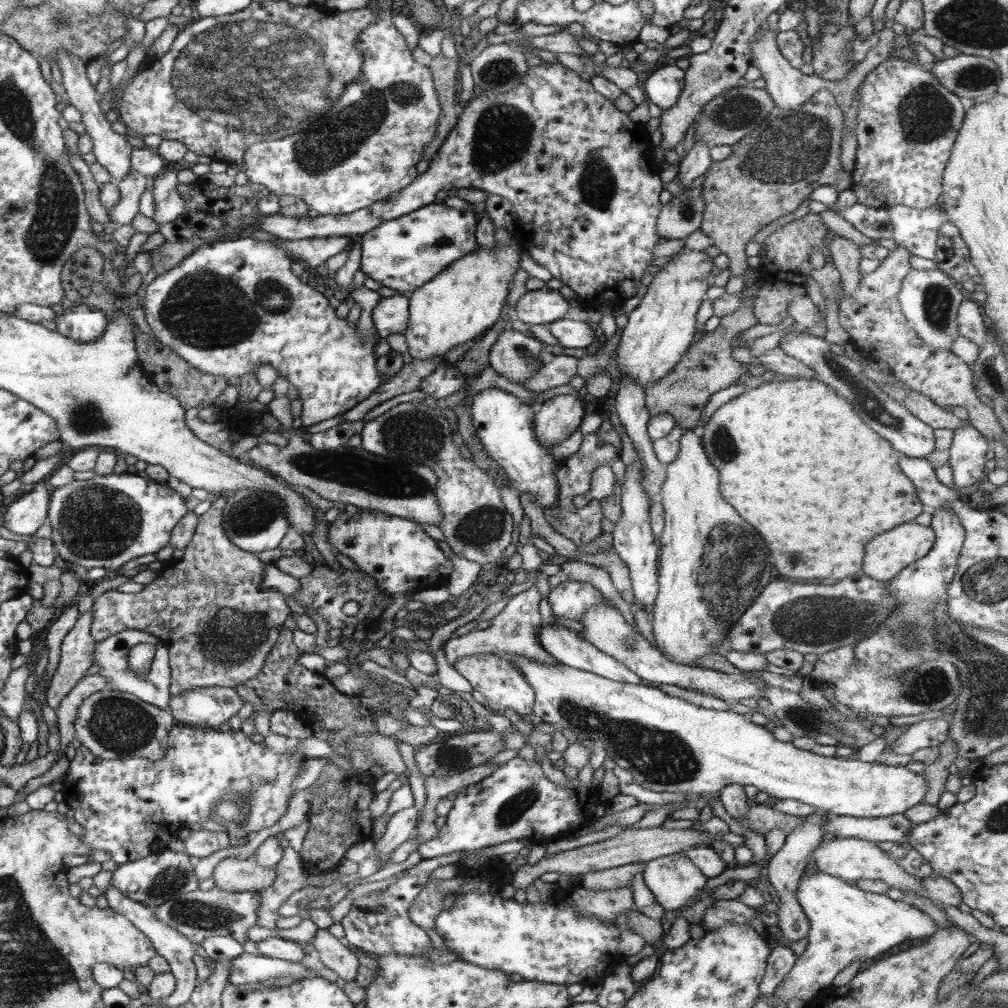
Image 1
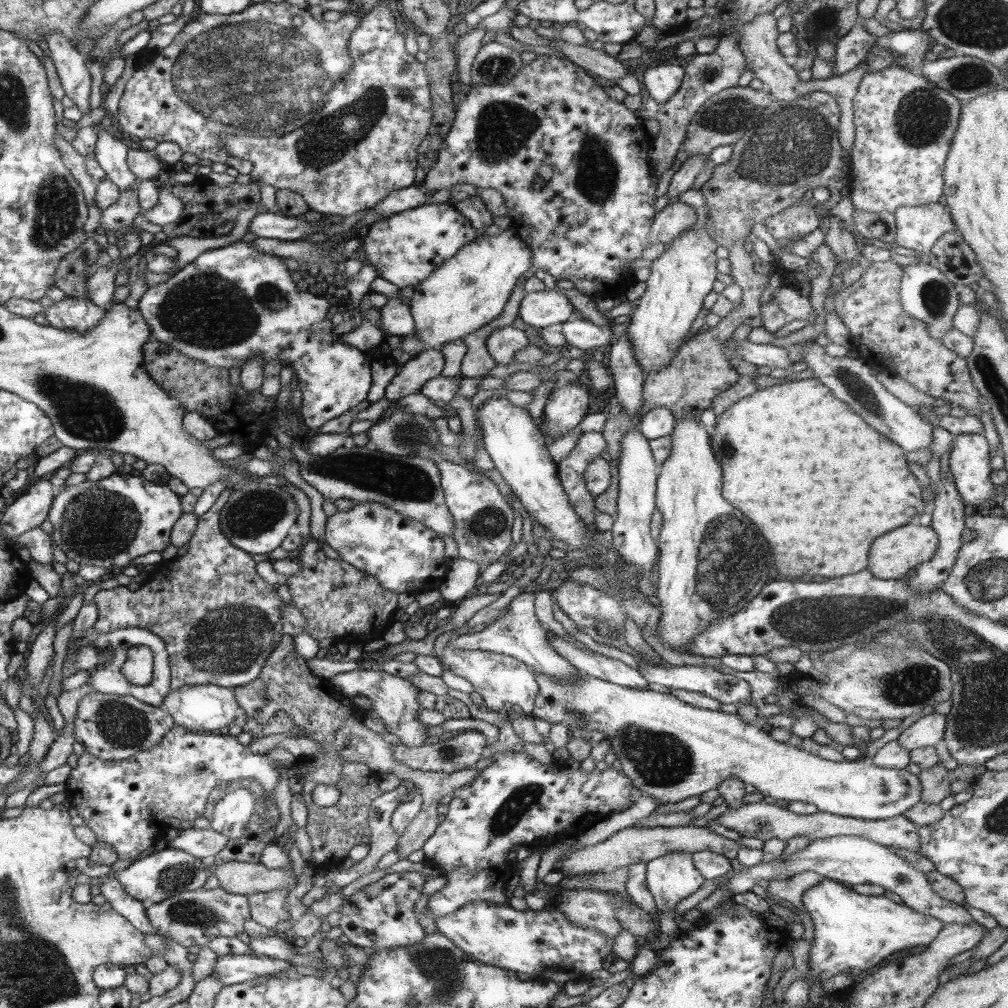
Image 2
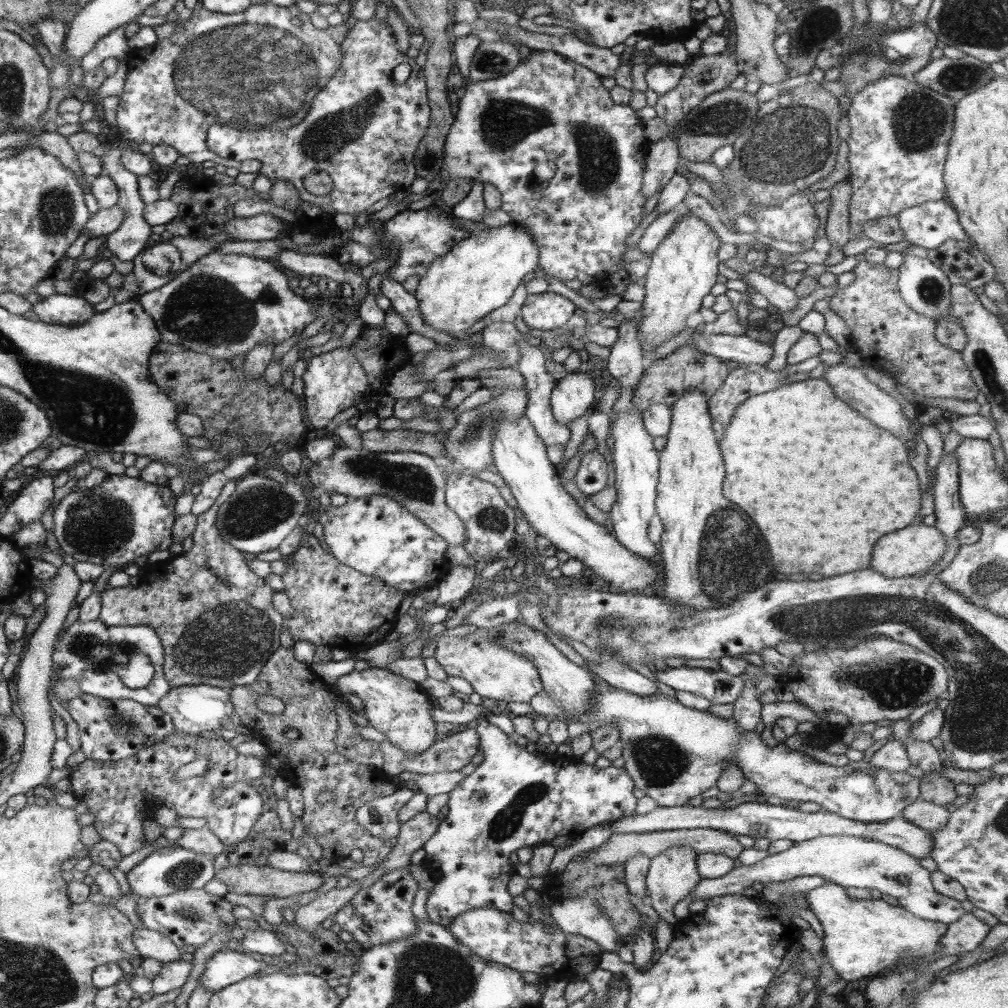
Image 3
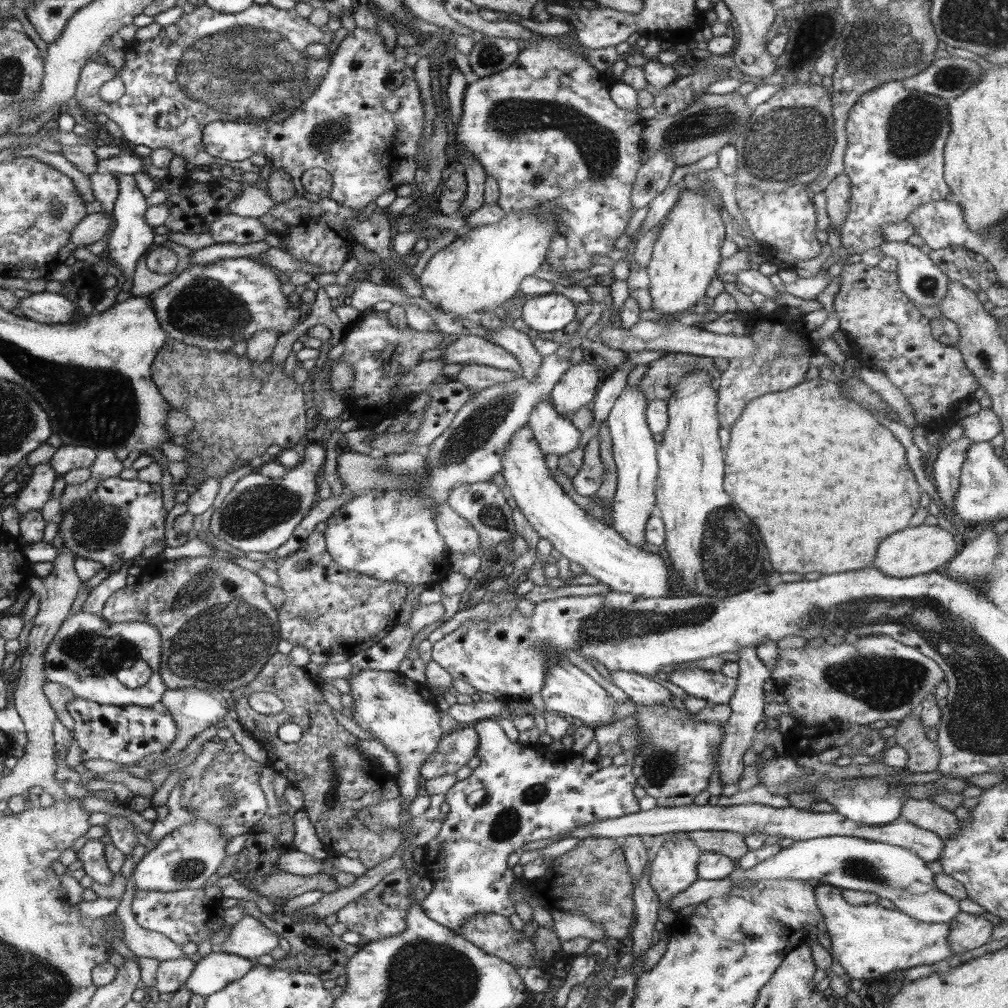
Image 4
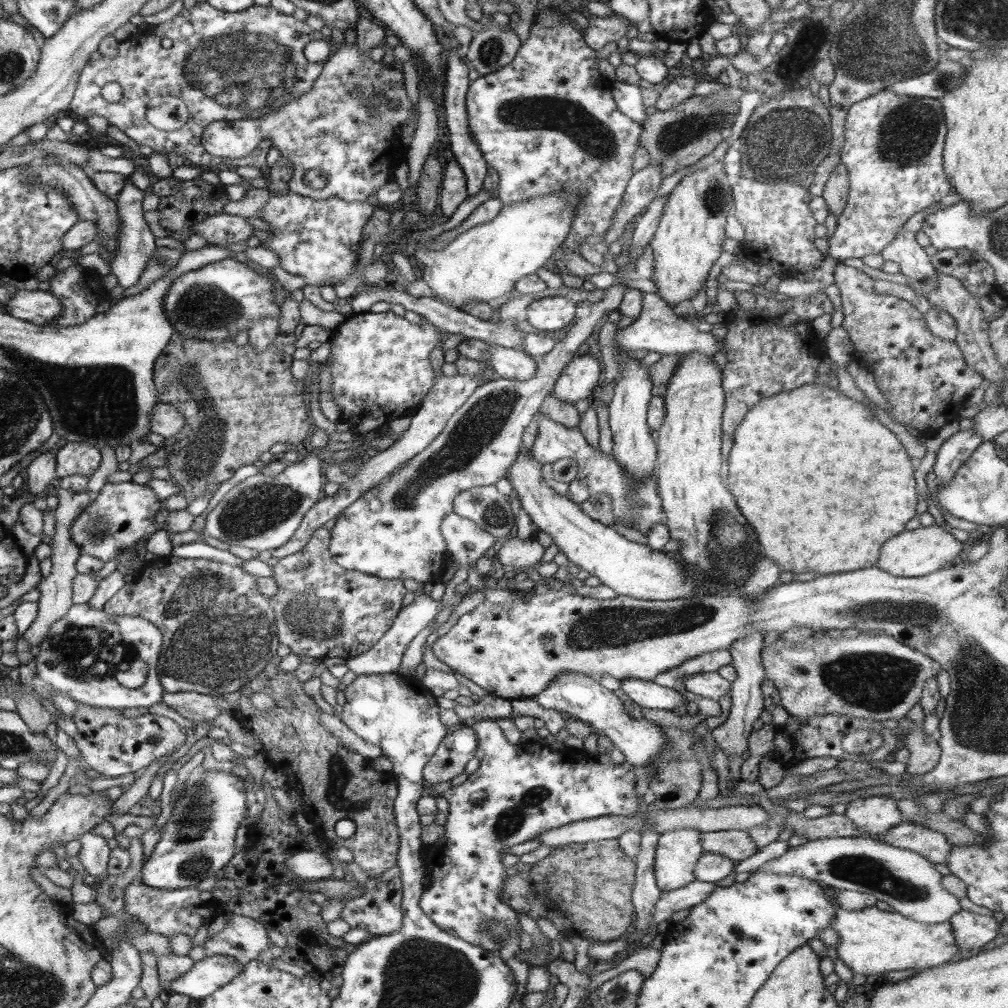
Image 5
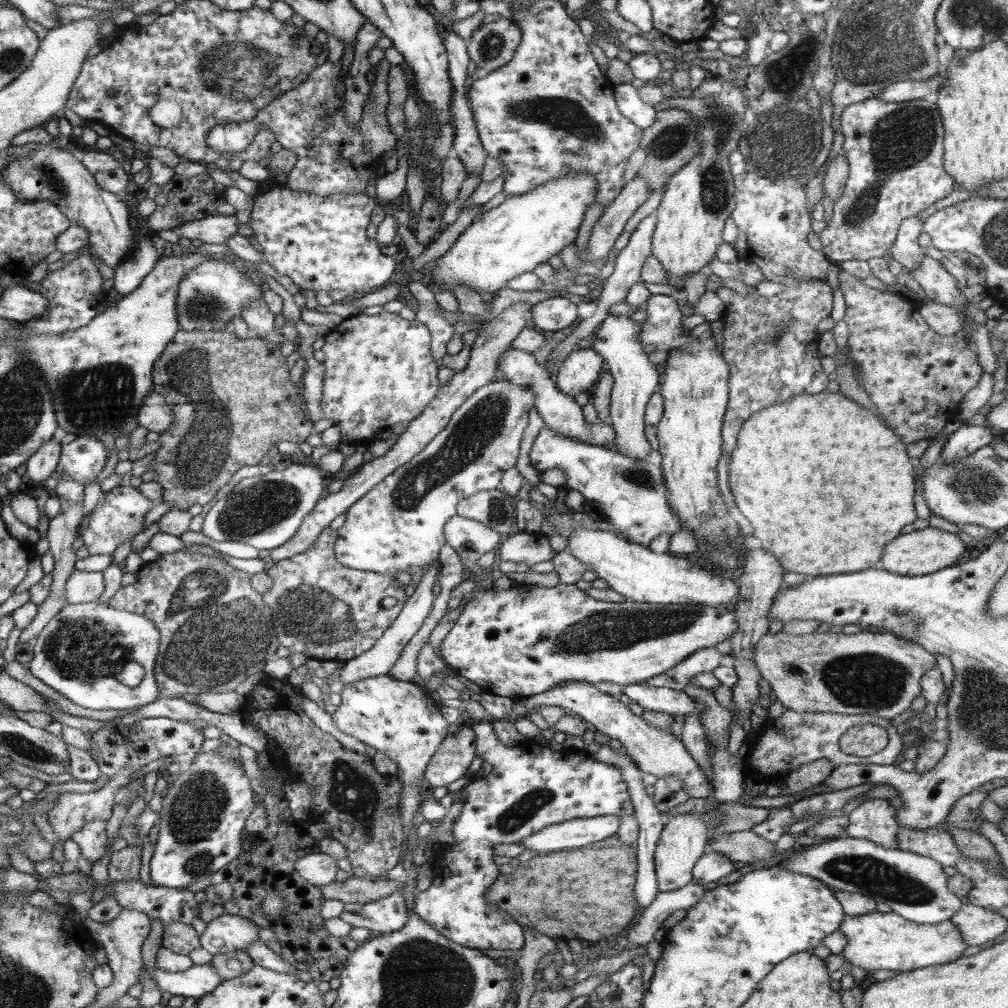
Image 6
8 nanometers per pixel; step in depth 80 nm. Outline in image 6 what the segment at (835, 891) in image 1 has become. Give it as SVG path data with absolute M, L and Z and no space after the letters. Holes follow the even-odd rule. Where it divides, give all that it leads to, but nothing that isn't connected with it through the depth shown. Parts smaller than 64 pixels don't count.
M870 912L862 916L844 916L840 922L840 930L848 939L842 954L847 965L854 965L868 971L889 970L906 973L928 966L944 965L962 957L966 945L958 926L951 920L942 923L914 923L898 914Z

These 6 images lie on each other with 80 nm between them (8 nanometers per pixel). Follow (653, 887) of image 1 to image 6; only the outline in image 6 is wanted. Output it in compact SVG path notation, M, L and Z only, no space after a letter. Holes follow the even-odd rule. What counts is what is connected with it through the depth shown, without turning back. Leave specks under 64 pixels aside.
M697 813L670 815L669 821L661 830L654 853L659 892L675 891L692 882L694 865L707 851L709 836L710 828L701 819L701 815Z

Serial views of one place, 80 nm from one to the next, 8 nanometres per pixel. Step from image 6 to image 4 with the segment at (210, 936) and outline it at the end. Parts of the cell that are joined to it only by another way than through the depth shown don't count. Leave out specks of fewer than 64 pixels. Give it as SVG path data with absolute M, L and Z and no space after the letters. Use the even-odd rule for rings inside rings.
M252 916L242 918L232 926L223 944L212 946L212 953L226 952L256 961L279 947L278 936Z

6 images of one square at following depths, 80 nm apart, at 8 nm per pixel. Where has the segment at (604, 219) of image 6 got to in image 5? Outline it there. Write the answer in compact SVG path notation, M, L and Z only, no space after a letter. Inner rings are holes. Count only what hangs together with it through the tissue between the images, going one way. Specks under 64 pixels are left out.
M648 165L641 171L633 173L623 194L622 202L613 216L613 223L602 235L604 246L610 246L615 240L622 239L628 222L651 203L662 180L663 174L658 165Z

